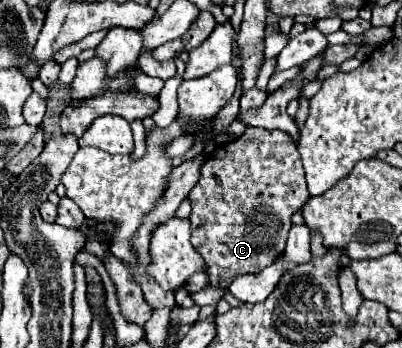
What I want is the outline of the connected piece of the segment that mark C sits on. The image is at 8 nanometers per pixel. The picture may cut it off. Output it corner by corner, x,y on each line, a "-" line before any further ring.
248,128
238,140
218,146
212,156
200,168
200,180
188,194
192,212
192,246
204,258
208,270
210,286
228,288
236,276
256,274
270,266
284,250
290,218
298,212
306,200
310,198
304,180
304,168
300,162
300,152
296,150
296,142
290,134
282,130
264,130
264,128

